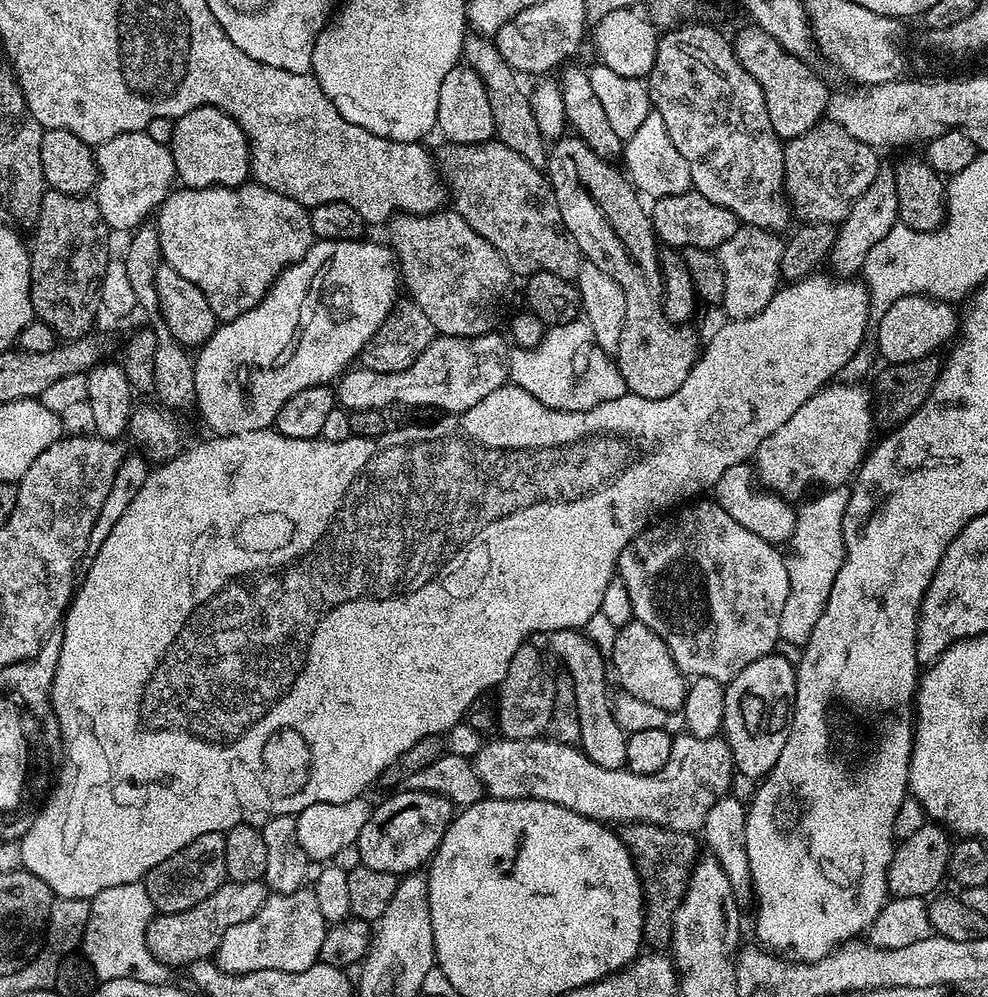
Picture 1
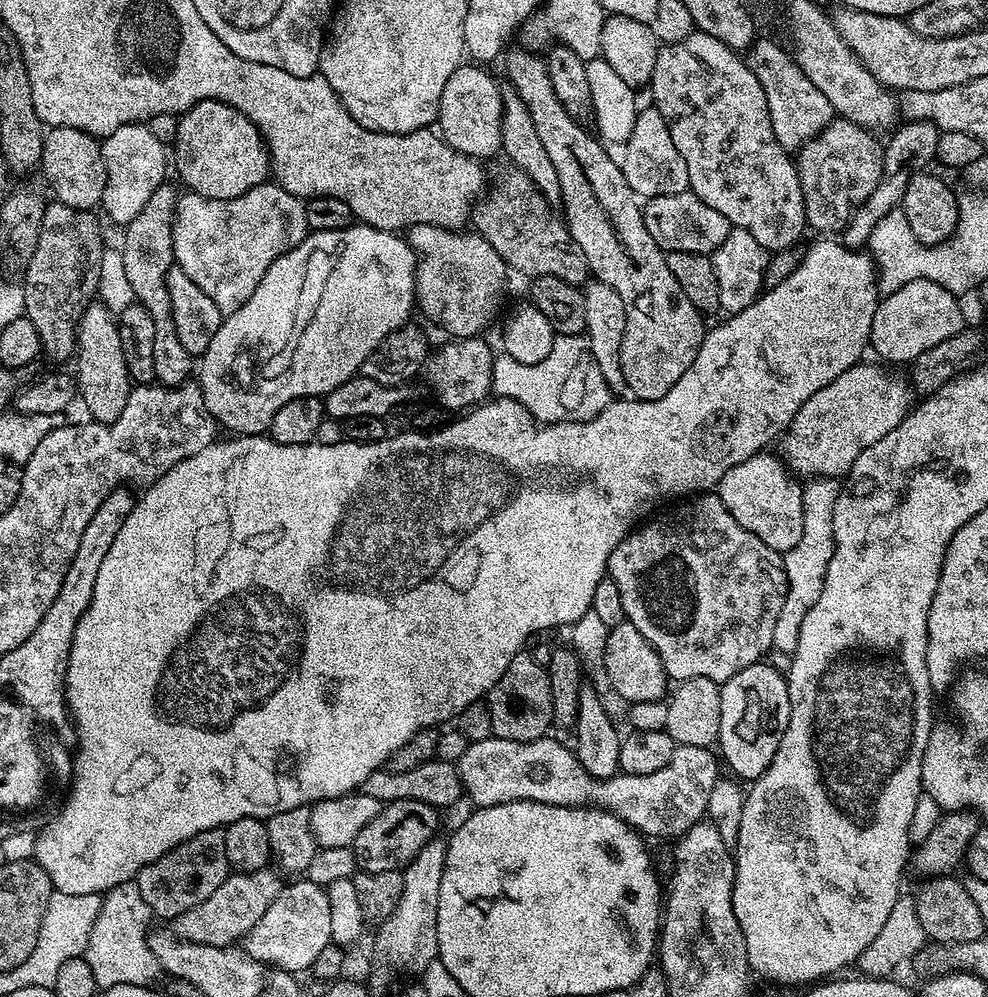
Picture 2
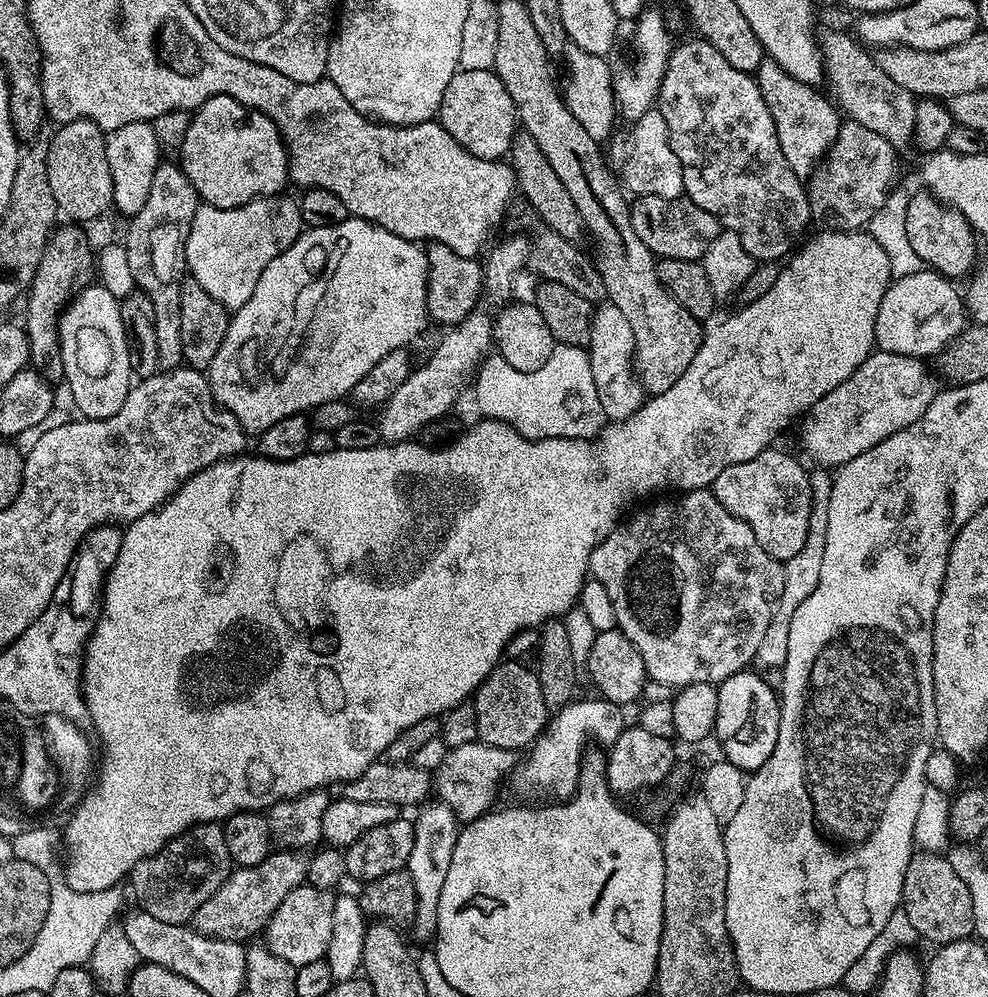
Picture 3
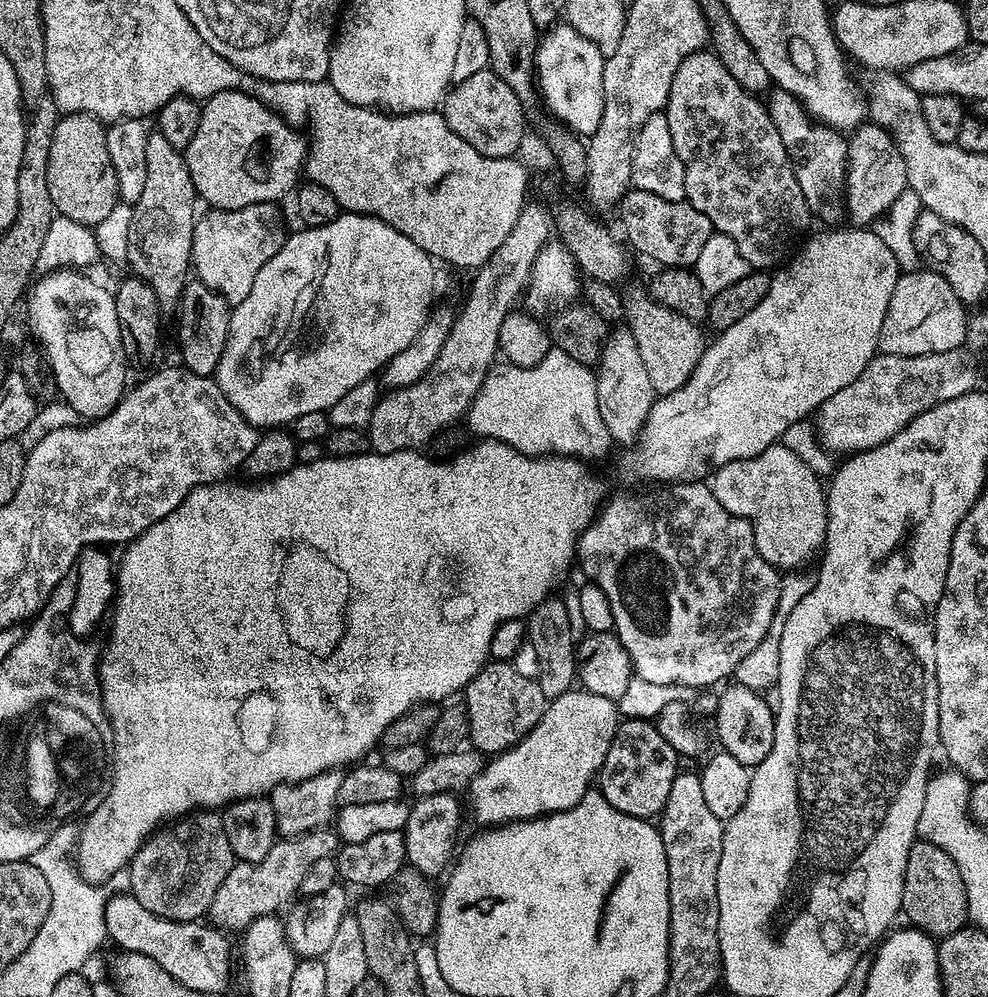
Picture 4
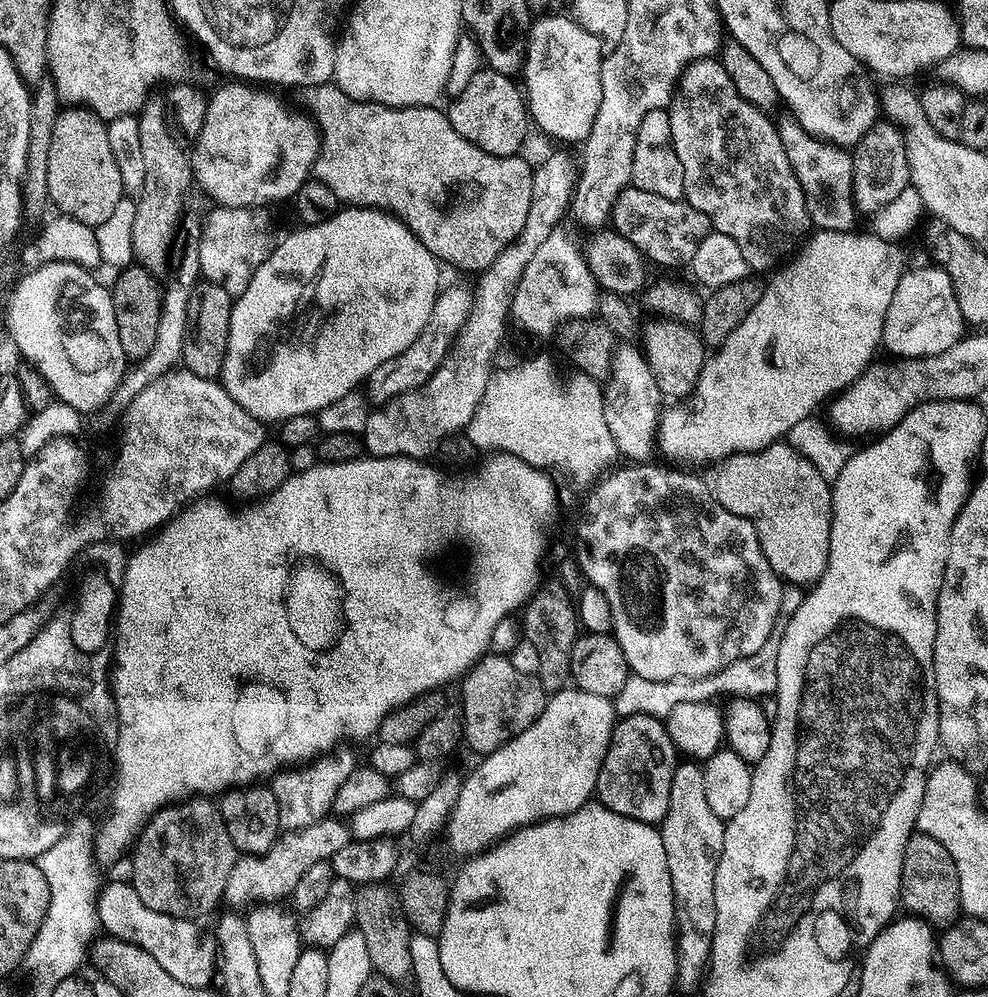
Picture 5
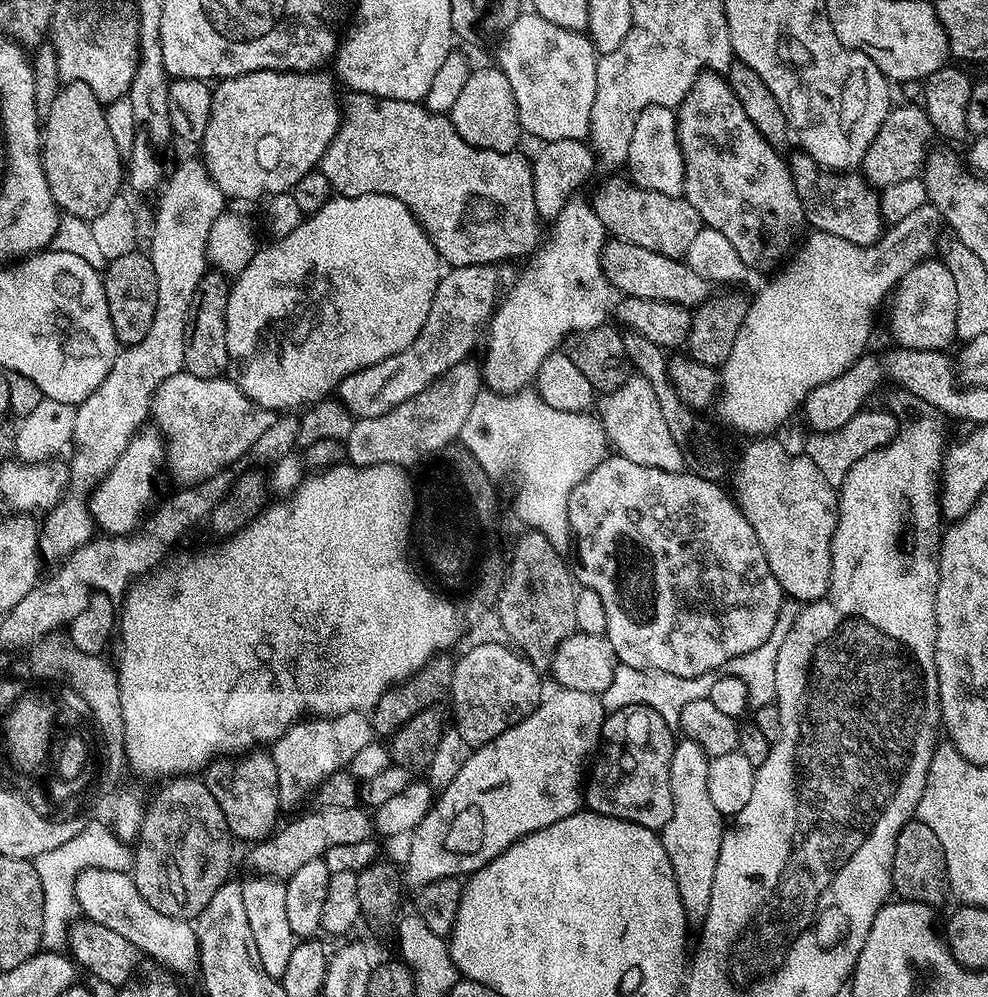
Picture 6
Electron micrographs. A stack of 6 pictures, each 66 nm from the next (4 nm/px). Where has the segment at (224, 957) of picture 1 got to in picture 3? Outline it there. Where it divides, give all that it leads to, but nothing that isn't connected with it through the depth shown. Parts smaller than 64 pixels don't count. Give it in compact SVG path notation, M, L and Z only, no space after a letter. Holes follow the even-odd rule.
M307 882L290 890L290 894L282 898L282 906L274 910L267 928L262 933L268 949L293 966L325 959L333 929L335 900L336 896L329 889L316 888Z

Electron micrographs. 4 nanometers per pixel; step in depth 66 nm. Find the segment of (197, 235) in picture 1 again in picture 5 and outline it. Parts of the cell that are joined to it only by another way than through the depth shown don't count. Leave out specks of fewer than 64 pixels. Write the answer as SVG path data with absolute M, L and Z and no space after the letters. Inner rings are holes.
M213 207L200 232L200 249L194 254L200 259L200 275L222 286L232 297L241 296L254 278L254 270L266 262L273 249L274 239L268 233L267 211L254 208Z

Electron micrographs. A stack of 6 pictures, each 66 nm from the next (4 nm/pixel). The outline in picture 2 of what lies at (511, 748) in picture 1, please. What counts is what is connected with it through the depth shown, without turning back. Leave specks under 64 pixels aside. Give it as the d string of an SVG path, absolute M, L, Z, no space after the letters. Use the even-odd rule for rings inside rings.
M490 735L484 741L469 743L468 749L464 751L458 762L460 787L466 793L467 799L469 796L476 808L489 808L519 800L542 802L553 808L586 808L589 806L602 808L625 820L628 825L645 837L672 836L671 838L679 838L705 819L710 802L710 790L714 789L716 781L722 776L721 761L711 747L677 744L674 754L670 754L670 762L666 762L662 770L654 770L654 774L638 774L637 776L617 774L603 780L600 777L592 777L583 769L575 751L569 745L567 748L566 745L559 744L558 741L552 739L514 742Z

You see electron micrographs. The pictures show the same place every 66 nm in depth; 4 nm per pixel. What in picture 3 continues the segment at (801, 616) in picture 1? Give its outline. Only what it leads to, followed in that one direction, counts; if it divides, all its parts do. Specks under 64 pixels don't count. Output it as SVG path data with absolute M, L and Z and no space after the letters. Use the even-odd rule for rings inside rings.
M823 466L811 469L808 481L812 487L812 525L806 538L806 546L794 558L783 561L784 585L779 602L776 603L776 612L772 616L770 626L766 626L766 638L762 638L762 646L758 646L755 663L764 668L783 669L786 654L790 646L790 618L794 618L794 610L814 594L814 586L818 586L818 574L822 574L822 554L826 550L826 522L828 521L828 495L832 489L833 473Z

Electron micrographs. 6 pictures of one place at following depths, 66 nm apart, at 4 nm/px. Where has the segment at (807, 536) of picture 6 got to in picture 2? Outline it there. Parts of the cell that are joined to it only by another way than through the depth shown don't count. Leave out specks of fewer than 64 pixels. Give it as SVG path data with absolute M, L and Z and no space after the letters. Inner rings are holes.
M767 451L730 466L722 474L718 485L721 502L734 514L734 522L750 534L762 538L770 550L785 553L802 542L802 518L804 517L804 490L801 481L786 467L779 455L768 456Z

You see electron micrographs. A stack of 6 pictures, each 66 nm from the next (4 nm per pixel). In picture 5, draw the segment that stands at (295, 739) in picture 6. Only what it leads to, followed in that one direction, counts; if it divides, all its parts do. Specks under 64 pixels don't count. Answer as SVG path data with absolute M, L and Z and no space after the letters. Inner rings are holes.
M348 746L333 747L299 766L277 771L271 777L273 780L270 781L270 787L278 798L278 818L281 829L314 826L314 822L325 819L332 812L334 794L338 794L338 786L342 786L342 782L346 782L346 778L350 778L350 774L358 766L355 754L344 747Z

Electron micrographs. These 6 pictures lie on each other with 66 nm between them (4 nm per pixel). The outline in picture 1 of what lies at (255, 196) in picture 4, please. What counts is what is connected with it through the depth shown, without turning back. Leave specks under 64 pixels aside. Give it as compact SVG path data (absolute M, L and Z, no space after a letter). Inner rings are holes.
M204 104L177 116L170 147L176 180L185 188L237 188L249 179L248 139L242 126L222 110Z

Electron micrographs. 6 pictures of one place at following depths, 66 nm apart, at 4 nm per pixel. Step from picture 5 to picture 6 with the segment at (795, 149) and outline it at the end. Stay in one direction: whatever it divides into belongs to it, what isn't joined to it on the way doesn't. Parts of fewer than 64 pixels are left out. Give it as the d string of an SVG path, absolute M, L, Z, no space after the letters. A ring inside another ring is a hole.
M796 150L790 156L790 167L794 190L798 190L809 229L844 236L848 242L855 244L875 244L879 241L886 221L880 215L880 197L863 175L852 170L829 170L821 167L812 155L803 150Z

